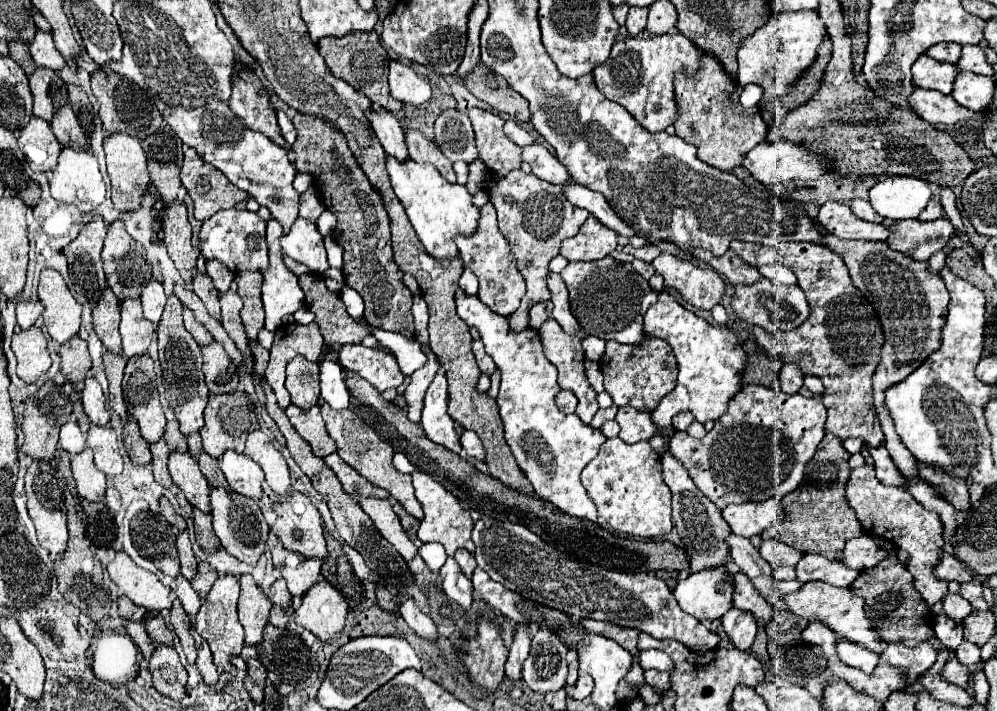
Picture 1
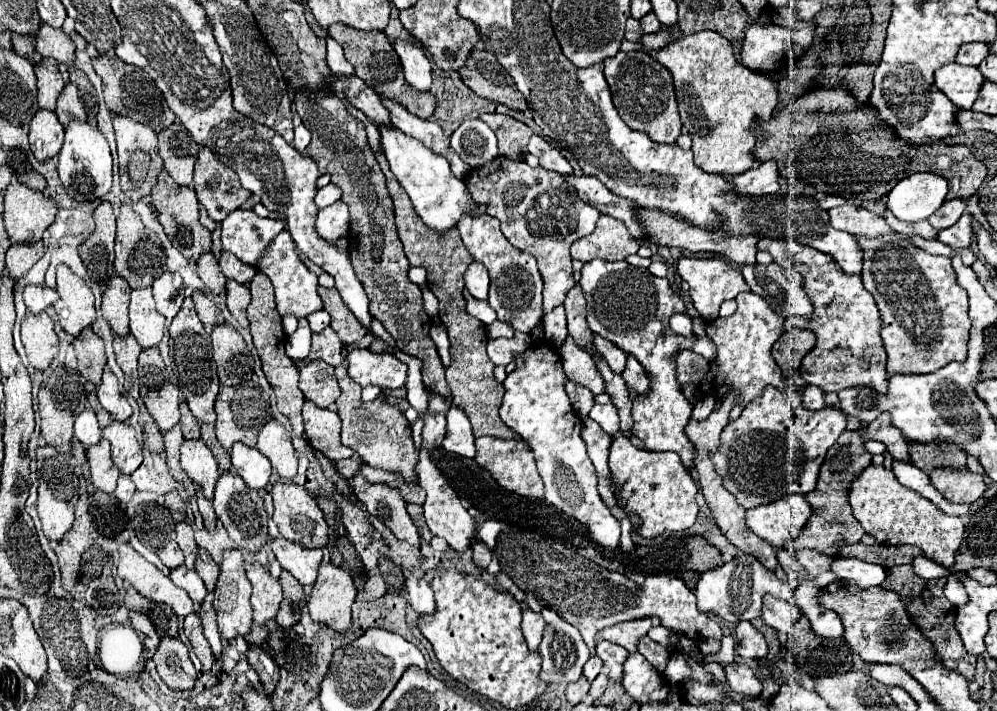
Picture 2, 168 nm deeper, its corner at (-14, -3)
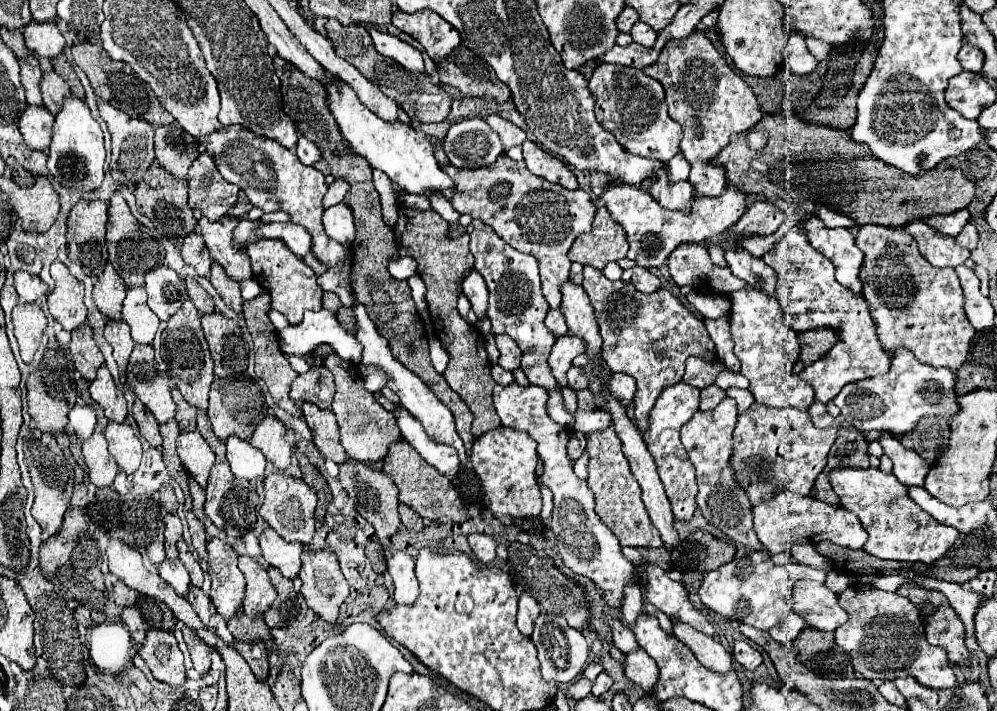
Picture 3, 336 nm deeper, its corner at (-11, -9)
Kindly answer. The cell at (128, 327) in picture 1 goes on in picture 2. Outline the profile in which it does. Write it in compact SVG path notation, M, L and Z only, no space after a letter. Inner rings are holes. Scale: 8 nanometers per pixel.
M151 289L131 291L129 319L131 319L131 335L143 349L159 345L165 333L165 319L155 309Z

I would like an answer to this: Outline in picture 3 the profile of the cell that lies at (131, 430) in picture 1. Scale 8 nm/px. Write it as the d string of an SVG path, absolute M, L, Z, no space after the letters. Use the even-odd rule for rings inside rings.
M140 399L134 401L132 405L132 415L138 423L138 429L142 433L142 437L152 445L152 447L160 447L162 445L162 437L160 437L160 431L158 431L158 423L156 423L156 417L152 415L152 411L148 411L144 407L144 403Z

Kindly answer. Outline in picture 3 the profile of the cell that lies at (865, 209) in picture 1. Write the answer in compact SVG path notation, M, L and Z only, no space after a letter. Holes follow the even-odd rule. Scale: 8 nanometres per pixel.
M914 221L904 229L916 239L920 253L934 267L958 267L970 257L970 251L960 247L954 237L938 233L924 221Z

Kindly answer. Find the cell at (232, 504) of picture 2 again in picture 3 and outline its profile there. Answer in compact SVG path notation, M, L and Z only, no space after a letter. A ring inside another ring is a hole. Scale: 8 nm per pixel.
M226 461L214 463L206 485L206 505L204 505L204 511L212 519L212 523L218 529L222 529L226 537L238 539L244 533L248 533L256 523L256 507L258 507L258 493L254 491L250 481L236 479Z

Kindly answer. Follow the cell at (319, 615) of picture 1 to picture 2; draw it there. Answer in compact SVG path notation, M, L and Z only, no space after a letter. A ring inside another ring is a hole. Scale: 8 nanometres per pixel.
M321 563L319 577L309 597L311 619L345 633L353 627L351 605L355 603L357 589L351 575L331 563Z

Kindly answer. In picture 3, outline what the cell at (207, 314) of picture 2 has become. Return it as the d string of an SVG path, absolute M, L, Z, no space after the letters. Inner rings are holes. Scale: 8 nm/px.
M186 277L186 291L188 291L188 297L192 299L192 303L196 305L196 309L200 313L212 313L214 311L214 301L212 297L192 279L192 277Z

